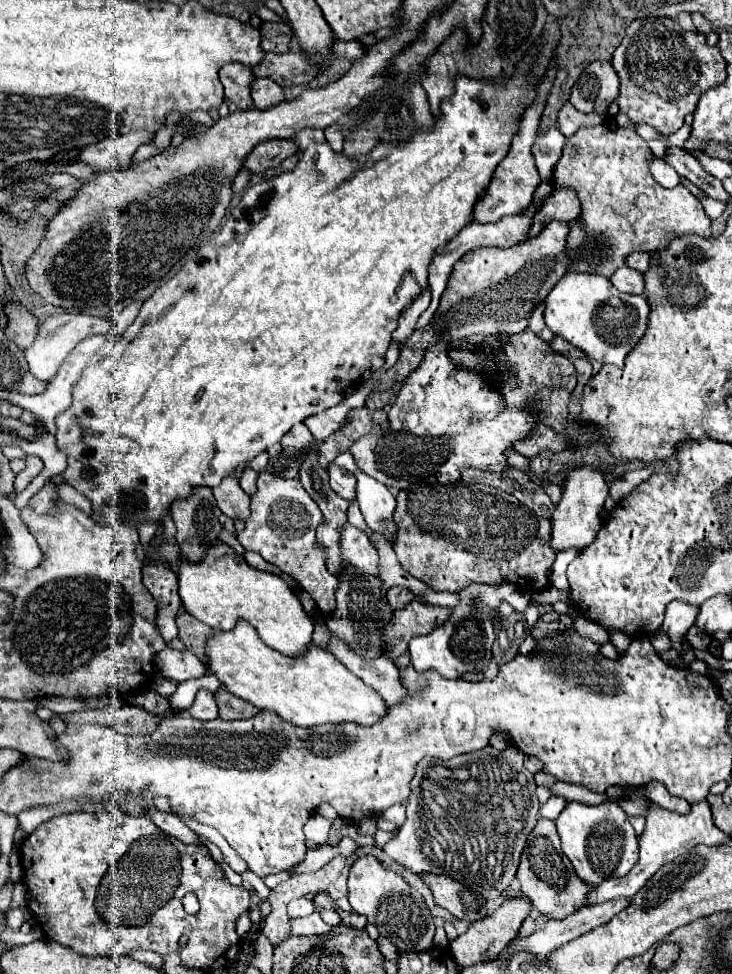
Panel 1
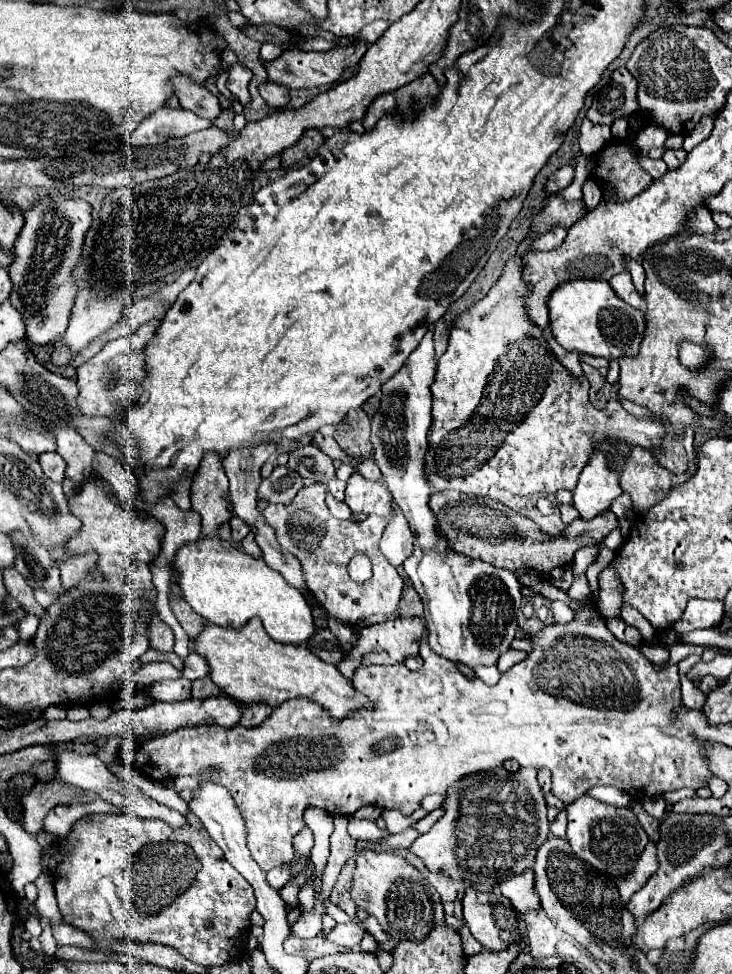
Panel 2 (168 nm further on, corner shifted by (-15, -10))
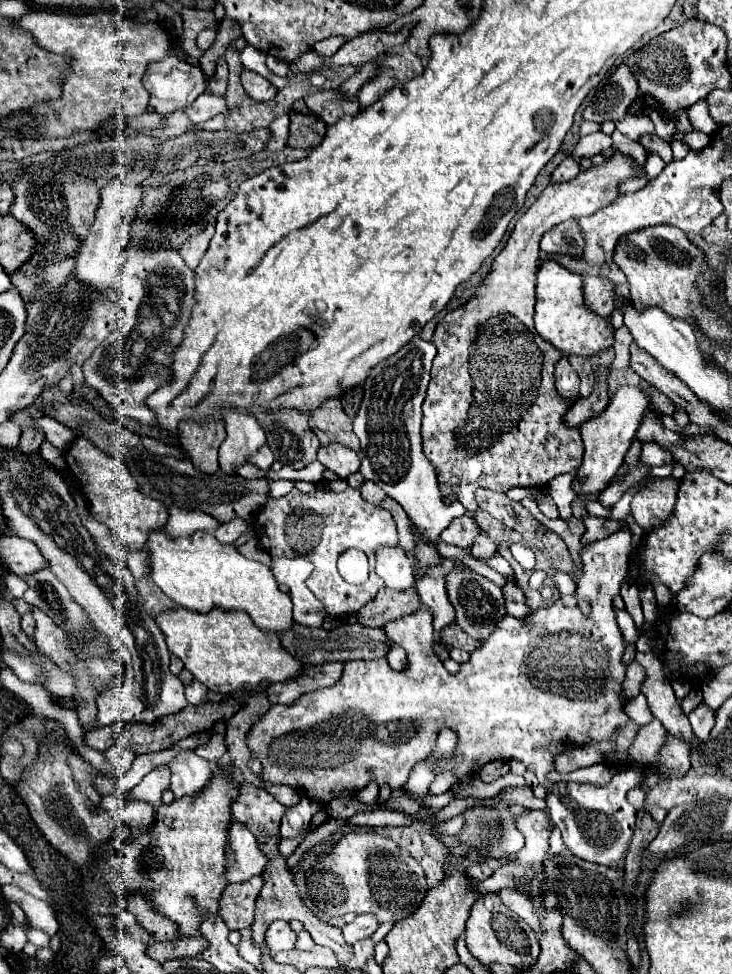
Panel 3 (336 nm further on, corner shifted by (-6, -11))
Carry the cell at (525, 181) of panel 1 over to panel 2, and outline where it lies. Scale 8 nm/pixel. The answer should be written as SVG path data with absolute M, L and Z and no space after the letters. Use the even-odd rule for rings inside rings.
M565 165L565 167L557 169L557 171L547 179L547 183L545 183L545 193L547 193L547 195L553 195L553 193L565 189L567 185L571 185L571 181L573 181L573 167L571 167L571 165Z

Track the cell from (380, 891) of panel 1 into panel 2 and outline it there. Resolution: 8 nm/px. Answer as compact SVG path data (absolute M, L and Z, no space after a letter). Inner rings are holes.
M369 849L359 853L351 897L359 909L367 911L381 923L383 931L393 941L425 939L431 933L431 927L445 923L443 905L437 891L415 867L395 853L375 853Z

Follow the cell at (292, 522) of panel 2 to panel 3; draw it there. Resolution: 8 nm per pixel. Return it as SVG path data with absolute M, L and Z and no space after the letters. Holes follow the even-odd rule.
M316 486L316 490L308 494L294 488L282 498L268 498L254 518L254 528L260 544L272 558L300 556L314 564L314 572L306 580L306 586L324 604L330 616L358 612L364 604L374 600L378 590L384 586L382 578L374 570L370 578L360 586L352 586L344 582L336 568L338 556L348 548L358 548L366 552L366 556L370 558L370 566L374 568L376 548L398 544L398 532L390 510L378 508L362 500L360 490L354 488L348 488L344 492L334 492L334 490L326 490L326 486Z

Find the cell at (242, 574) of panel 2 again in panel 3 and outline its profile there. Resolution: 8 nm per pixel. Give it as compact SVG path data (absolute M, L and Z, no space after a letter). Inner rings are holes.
M158 528L150 532L148 542L148 566L152 582L178 606L194 612L210 612L212 608L222 610L244 610L258 628L284 632L292 620L292 600L280 592L272 570L256 560L244 558L232 544L220 544L212 532L196 530L184 538L168 538Z

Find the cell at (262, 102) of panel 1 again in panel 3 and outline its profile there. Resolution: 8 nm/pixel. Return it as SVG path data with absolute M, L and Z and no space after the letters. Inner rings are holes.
M244 68L242 74L240 74L240 82L242 82L242 88L246 90L246 94L248 94L250 98L254 98L254 100L266 102L266 100L274 98L276 92L278 92L264 76L260 76L260 74L256 74L256 72L250 72L250 70L246 70L246 68Z

